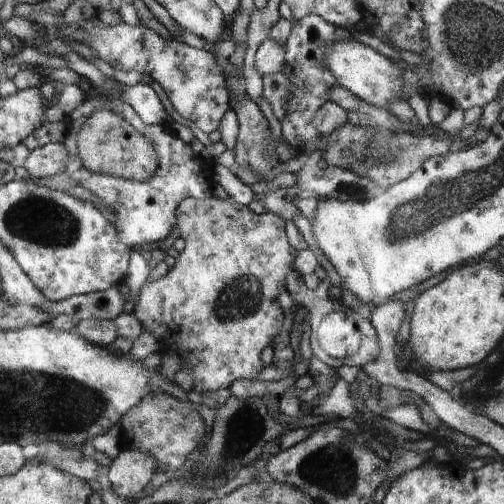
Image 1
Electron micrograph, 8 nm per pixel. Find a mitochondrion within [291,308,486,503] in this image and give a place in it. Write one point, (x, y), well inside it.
(332, 469)

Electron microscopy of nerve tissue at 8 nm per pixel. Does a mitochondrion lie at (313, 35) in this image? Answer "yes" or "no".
no

